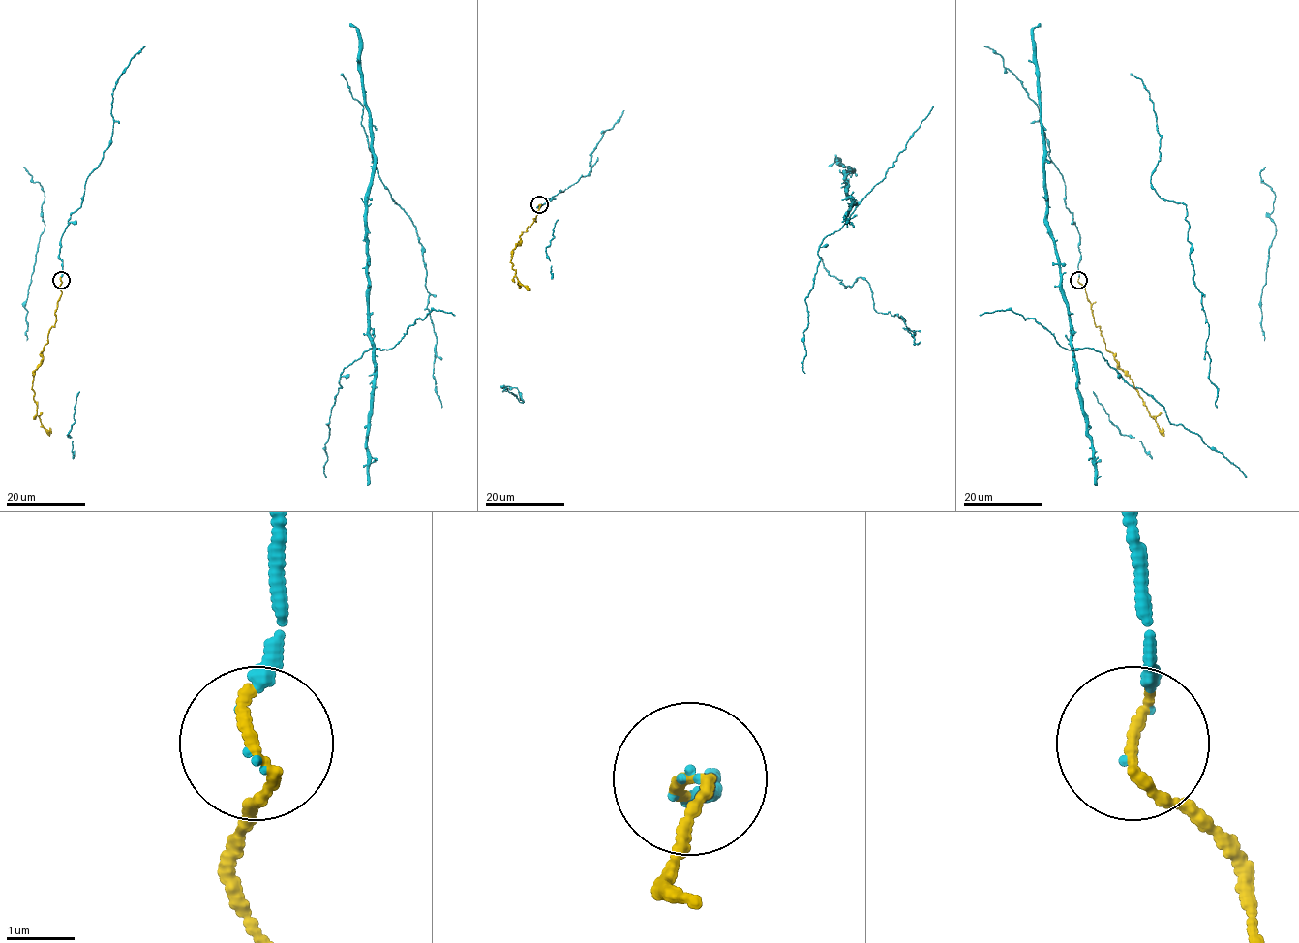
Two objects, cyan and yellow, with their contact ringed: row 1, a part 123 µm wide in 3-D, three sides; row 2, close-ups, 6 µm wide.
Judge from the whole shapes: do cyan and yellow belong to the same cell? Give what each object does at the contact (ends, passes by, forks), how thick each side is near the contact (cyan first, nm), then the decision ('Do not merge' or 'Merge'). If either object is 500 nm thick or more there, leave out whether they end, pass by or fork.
At the ring cyan ends. At the ring yellow ends. Thickness 40 nm (cyan) against 180 nm. Merge

